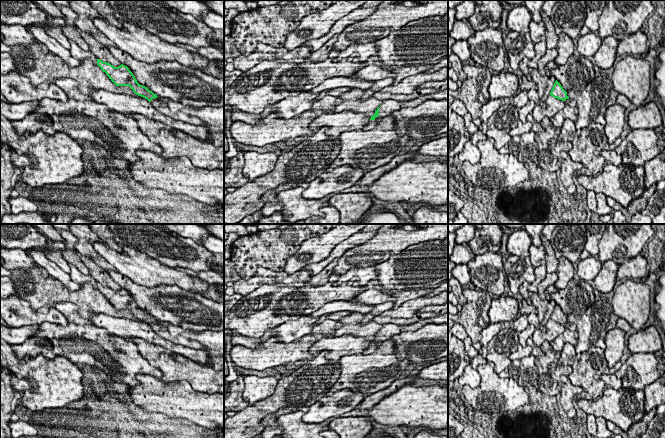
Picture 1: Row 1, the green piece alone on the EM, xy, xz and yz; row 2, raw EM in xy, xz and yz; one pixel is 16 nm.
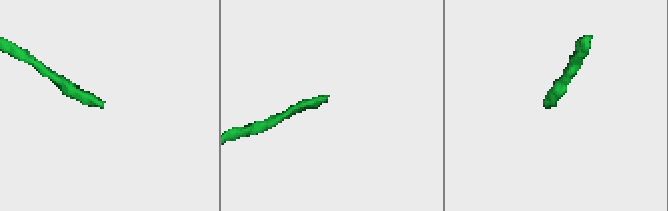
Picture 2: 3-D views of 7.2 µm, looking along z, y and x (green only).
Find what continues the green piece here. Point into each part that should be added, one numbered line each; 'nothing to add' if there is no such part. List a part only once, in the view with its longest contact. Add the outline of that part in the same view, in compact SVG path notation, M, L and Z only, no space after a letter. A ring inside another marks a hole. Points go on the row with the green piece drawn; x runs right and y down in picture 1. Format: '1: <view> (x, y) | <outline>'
1: xz (387, 107) | M425 95L410 101L396 101L392 99L383 100L381 106L379 107L379 116L374 120L369 120L368 125L365 126L363 130L373 129L379 121L381 121L384 117L391 116L394 111L407 107L416 107L427 99L433 99L433 97Z

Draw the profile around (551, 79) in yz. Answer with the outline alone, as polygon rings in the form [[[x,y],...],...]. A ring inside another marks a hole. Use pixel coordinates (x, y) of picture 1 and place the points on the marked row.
[[[545,66],[545,73],[547,75],[547,87],[545,89],[543,96],[540,98],[540,100],[542,102],[546,101],[546,99],[550,95],[550,92],[553,88],[555,81],[556,81],[555,77],[551,75],[550,70],[547,66]]]

